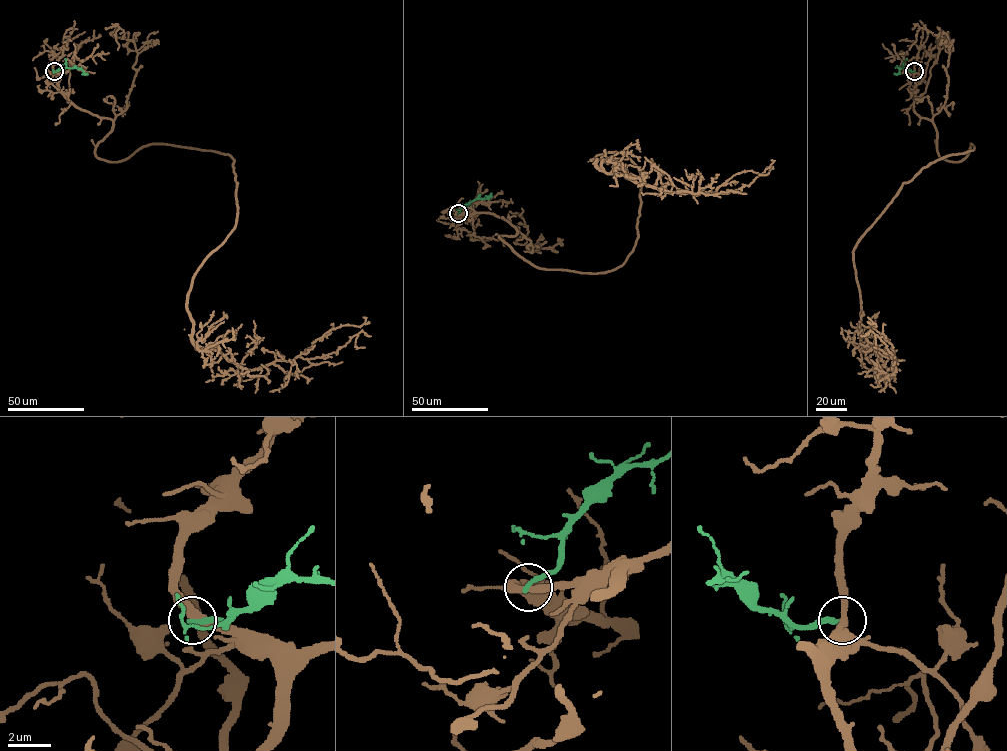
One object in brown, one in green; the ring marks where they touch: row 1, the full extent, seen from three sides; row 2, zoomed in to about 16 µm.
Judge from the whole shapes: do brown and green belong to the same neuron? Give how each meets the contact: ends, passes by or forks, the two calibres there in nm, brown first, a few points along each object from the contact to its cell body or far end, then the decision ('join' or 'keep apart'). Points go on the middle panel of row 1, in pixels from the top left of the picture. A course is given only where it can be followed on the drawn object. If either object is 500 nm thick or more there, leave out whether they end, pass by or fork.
brown passes by | green ends | 380/260 nm | brown via (458, 213), (506, 219), (539, 268), (601, 273), (635, 245), (641, 183), (598, 154), (692, 194), (771, 160) | green via (458, 213), (470, 202), (487, 199), (491, 193) | keep apart

